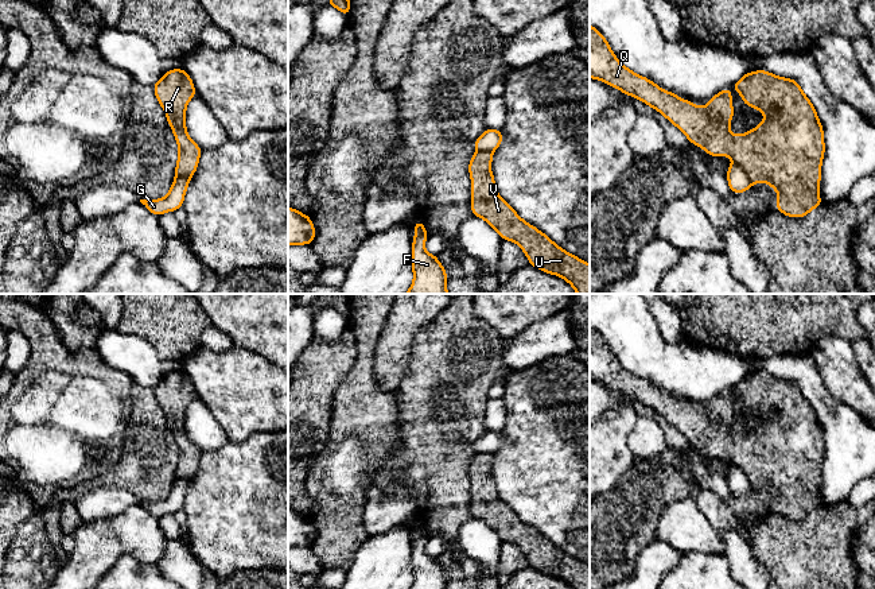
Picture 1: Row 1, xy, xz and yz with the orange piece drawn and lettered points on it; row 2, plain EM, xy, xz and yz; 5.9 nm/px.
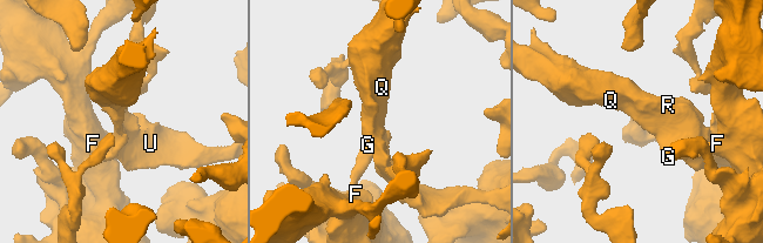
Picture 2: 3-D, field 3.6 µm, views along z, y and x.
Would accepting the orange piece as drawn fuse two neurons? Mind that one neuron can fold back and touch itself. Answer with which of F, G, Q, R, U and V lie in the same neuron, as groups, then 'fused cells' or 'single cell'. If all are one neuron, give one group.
groups F G / Q R U V; fused cells

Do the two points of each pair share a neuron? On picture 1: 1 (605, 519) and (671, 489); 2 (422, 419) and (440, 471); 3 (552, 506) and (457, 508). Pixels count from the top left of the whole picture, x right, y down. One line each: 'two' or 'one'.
1: one
2: one
3: two

